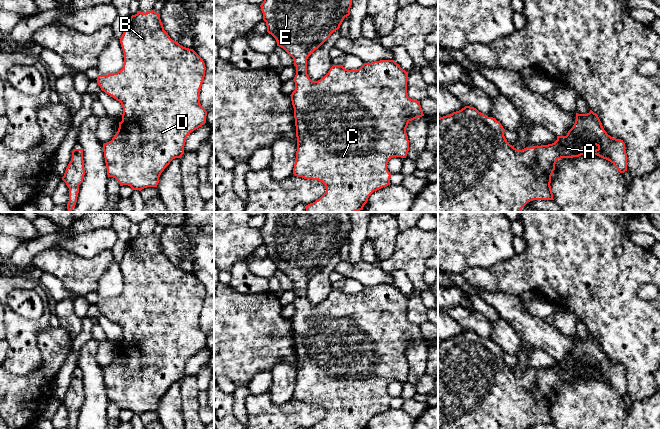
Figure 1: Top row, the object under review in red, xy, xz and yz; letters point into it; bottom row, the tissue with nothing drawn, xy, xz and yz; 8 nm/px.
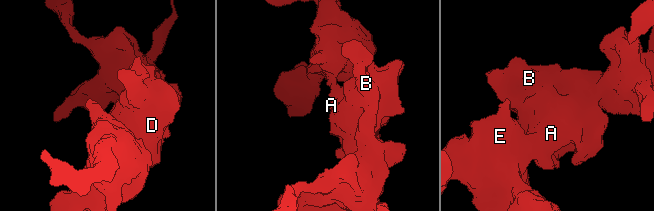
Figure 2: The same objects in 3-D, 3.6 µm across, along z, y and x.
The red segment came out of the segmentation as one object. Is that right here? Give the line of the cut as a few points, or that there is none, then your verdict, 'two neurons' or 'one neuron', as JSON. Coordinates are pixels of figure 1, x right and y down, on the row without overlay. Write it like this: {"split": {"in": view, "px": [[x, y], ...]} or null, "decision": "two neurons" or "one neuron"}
{"split": null, "decision": "one neuron"}

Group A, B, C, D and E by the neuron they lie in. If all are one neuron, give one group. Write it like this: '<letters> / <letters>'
A B C D E

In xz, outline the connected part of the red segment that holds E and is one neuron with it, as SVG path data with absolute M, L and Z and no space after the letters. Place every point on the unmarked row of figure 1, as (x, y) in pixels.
M266 212L266 221L260 229L267 256L294 284L296 299L295 314L291 325L297 361L296 383L293 398L304 403L318 404L325 411L325 417L308 429L365 429L369 420L390 409L391 398L387 393L393 381L406 382L409 364L406 357L408 347L424 340L420 325L407 319L408 296L394 284L380 284L364 287L357 294L333 289L318 305L312 305L307 298L307 283L331 258L340 252L345 241L350 239L352 223L348 212Z

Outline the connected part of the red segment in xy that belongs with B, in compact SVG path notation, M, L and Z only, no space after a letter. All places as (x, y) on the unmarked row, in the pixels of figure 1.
M153 234L146 237L139 235L137 238L132 239L120 262L120 267L124 277L123 292L117 297L99 299L96 303L101 314L119 325L123 332L122 345L119 346L118 355L111 365L103 368L103 376L108 401L115 402L119 406L120 410L128 409L133 414L141 415L147 411L157 411L159 407L159 401L164 393L173 383L181 382L181 380L184 378L184 370L187 360L206 347L207 335L201 330L199 320L200 313L205 301L206 291L202 282L193 273L183 271L170 262L168 257L164 254L160 243L160 238Z

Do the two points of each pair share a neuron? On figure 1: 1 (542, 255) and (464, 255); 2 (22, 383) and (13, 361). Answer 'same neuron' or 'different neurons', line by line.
1: different neurons
2: different neurons

